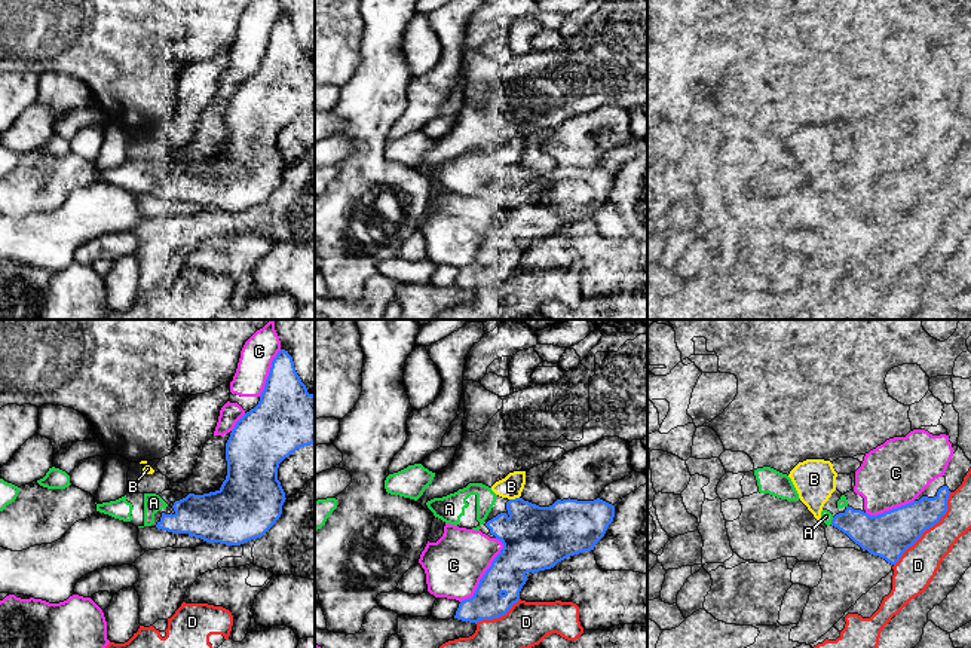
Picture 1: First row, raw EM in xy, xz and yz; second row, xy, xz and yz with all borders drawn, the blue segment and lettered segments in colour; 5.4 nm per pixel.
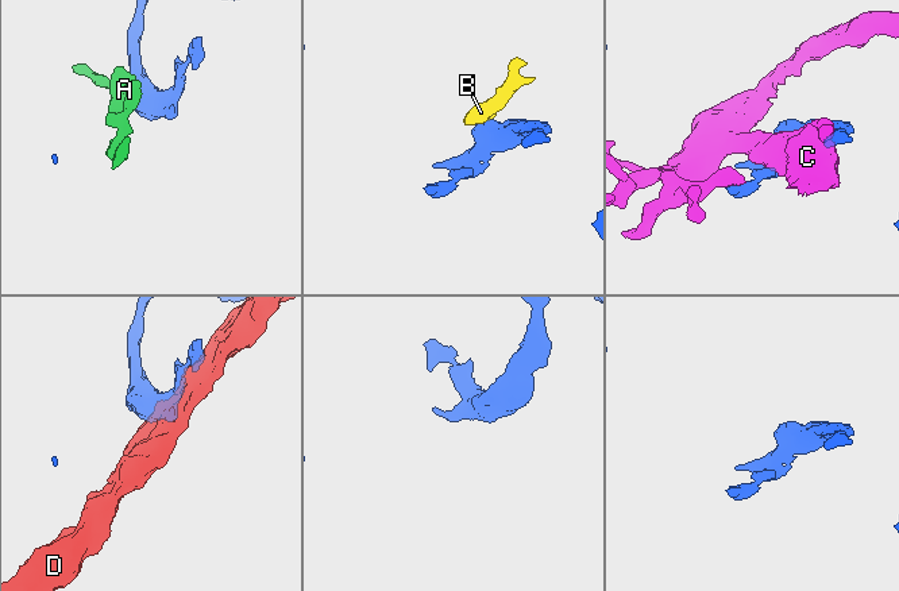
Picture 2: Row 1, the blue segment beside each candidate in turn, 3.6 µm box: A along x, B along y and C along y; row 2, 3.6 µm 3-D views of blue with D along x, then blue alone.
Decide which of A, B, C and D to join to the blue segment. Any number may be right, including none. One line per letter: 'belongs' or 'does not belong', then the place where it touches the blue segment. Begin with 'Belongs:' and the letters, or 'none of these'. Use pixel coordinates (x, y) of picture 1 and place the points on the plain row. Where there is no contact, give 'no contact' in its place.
Belongs: A
A: belongs; meets blue in yz at (832, 188)
B: does not belong; meets blue in xz at (515, 165)
C: does not belong; meets blue in xz at (484, 241)
D: does not belong; meets blue in yz at (928, 195)

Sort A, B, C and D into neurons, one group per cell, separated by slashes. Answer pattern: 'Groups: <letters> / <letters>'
Groups: A / B / C / D

